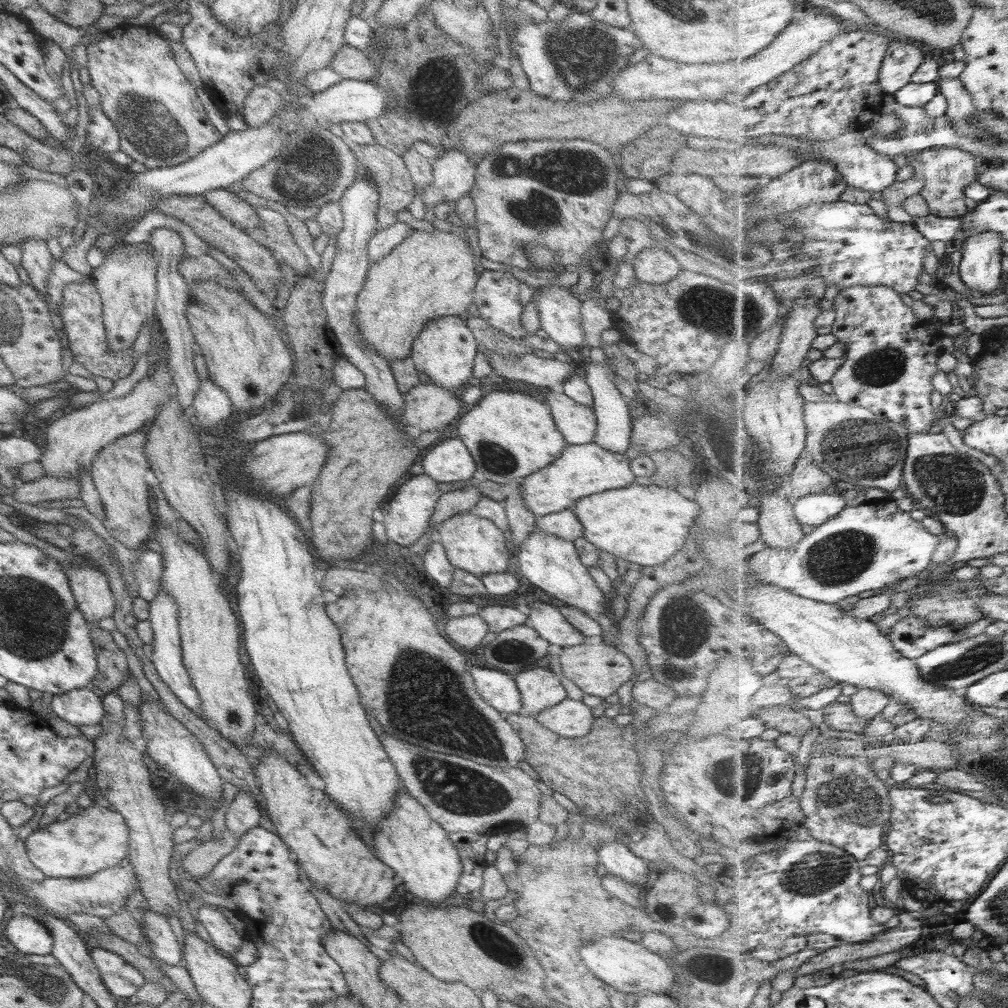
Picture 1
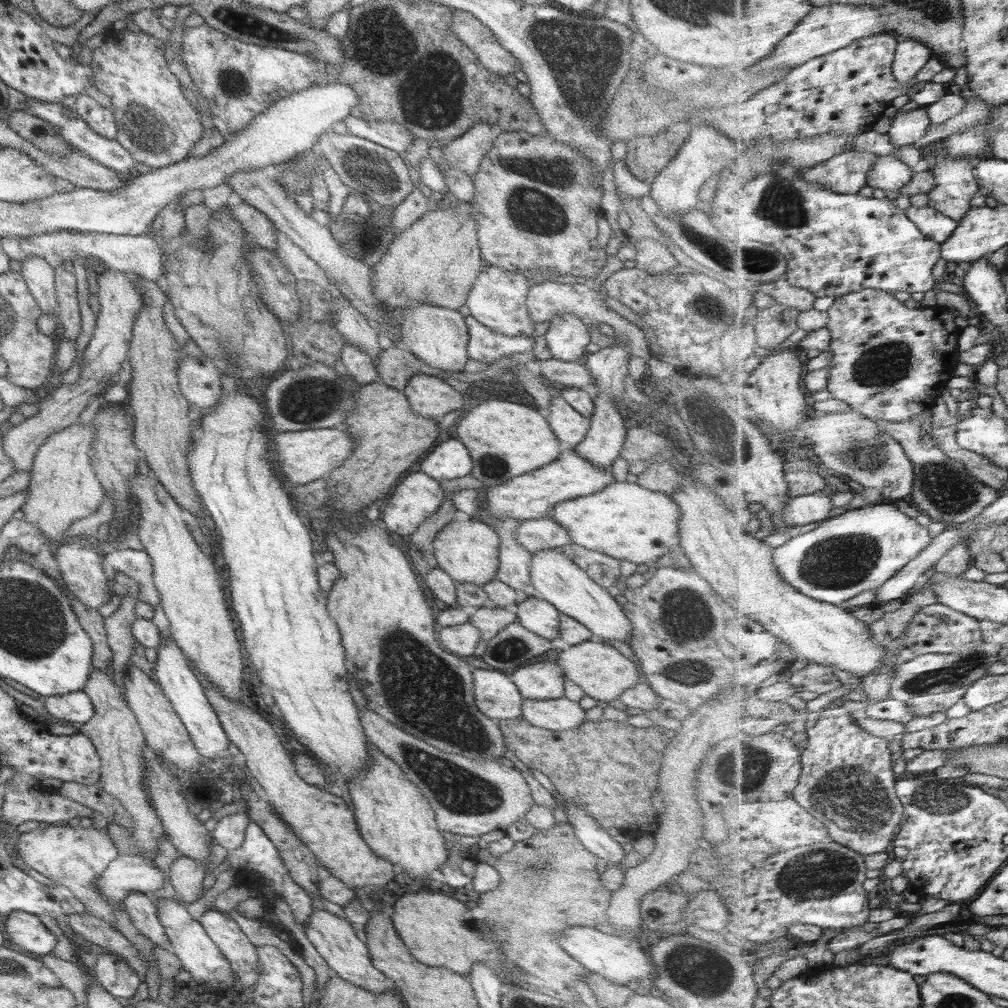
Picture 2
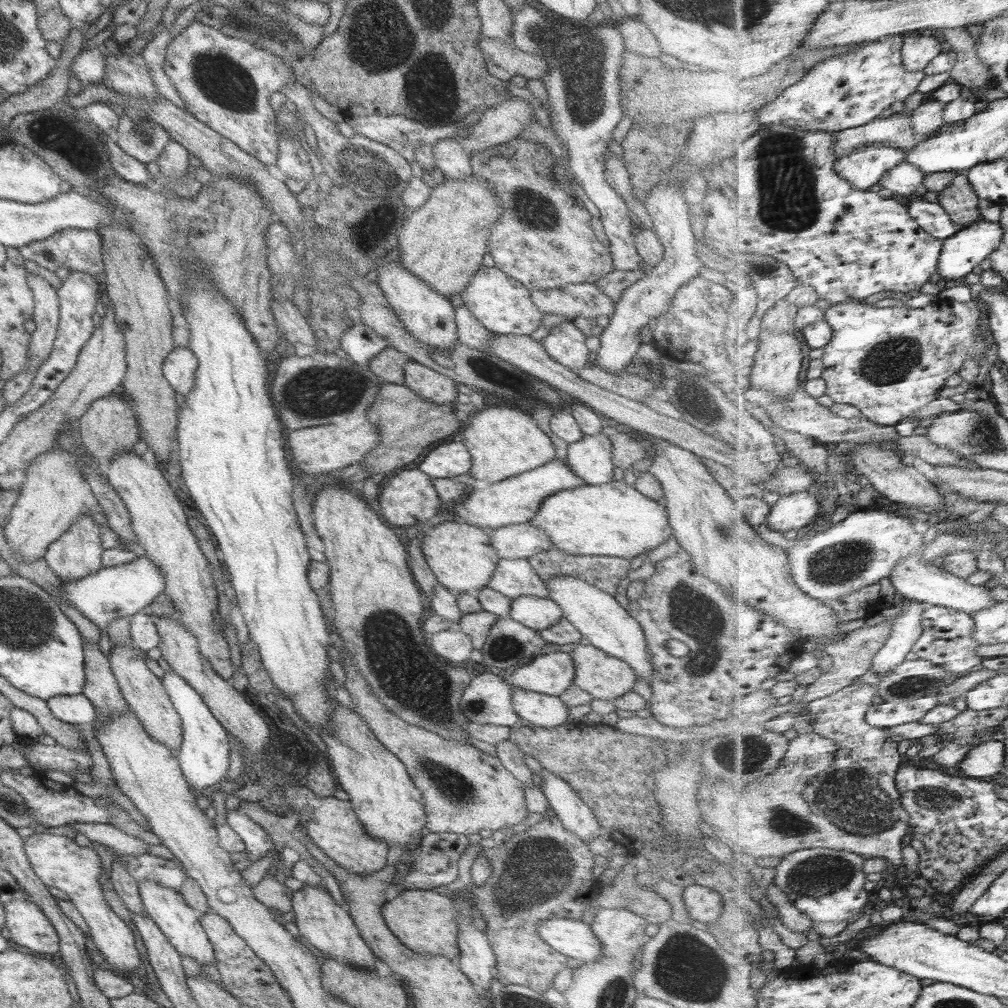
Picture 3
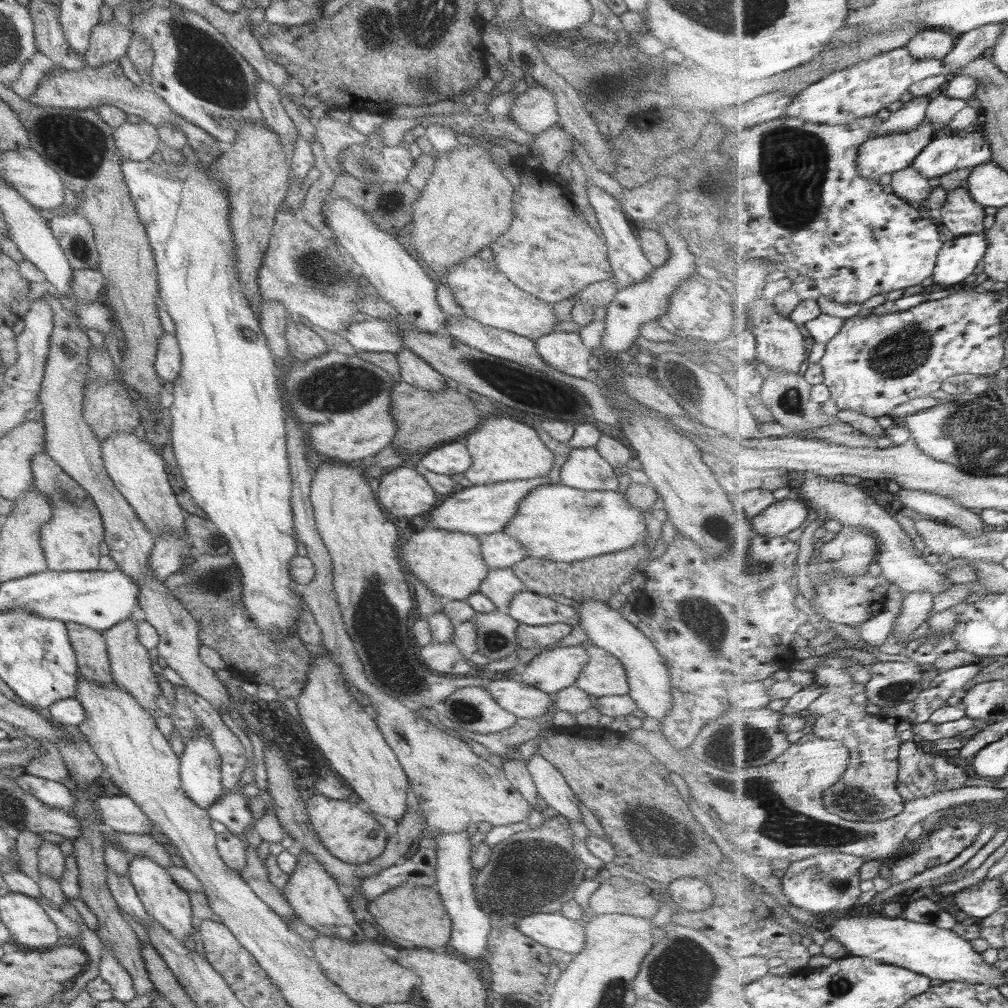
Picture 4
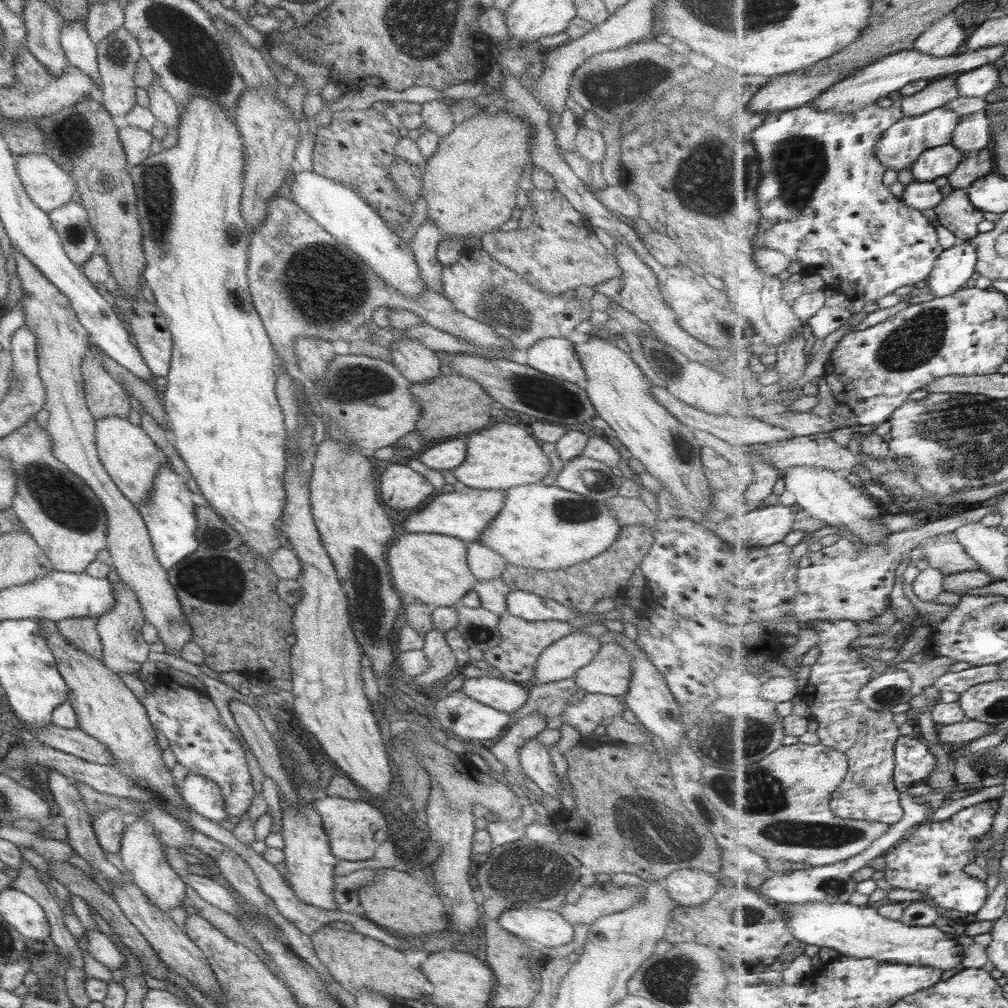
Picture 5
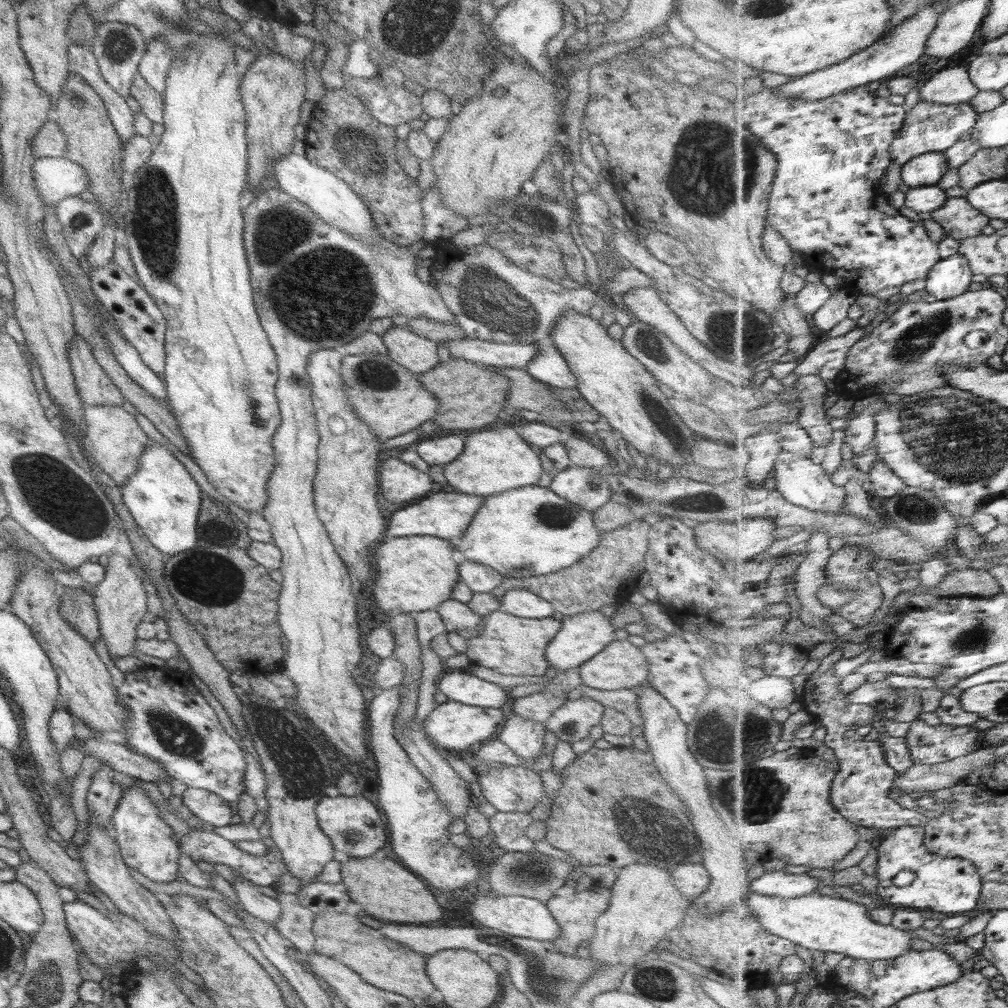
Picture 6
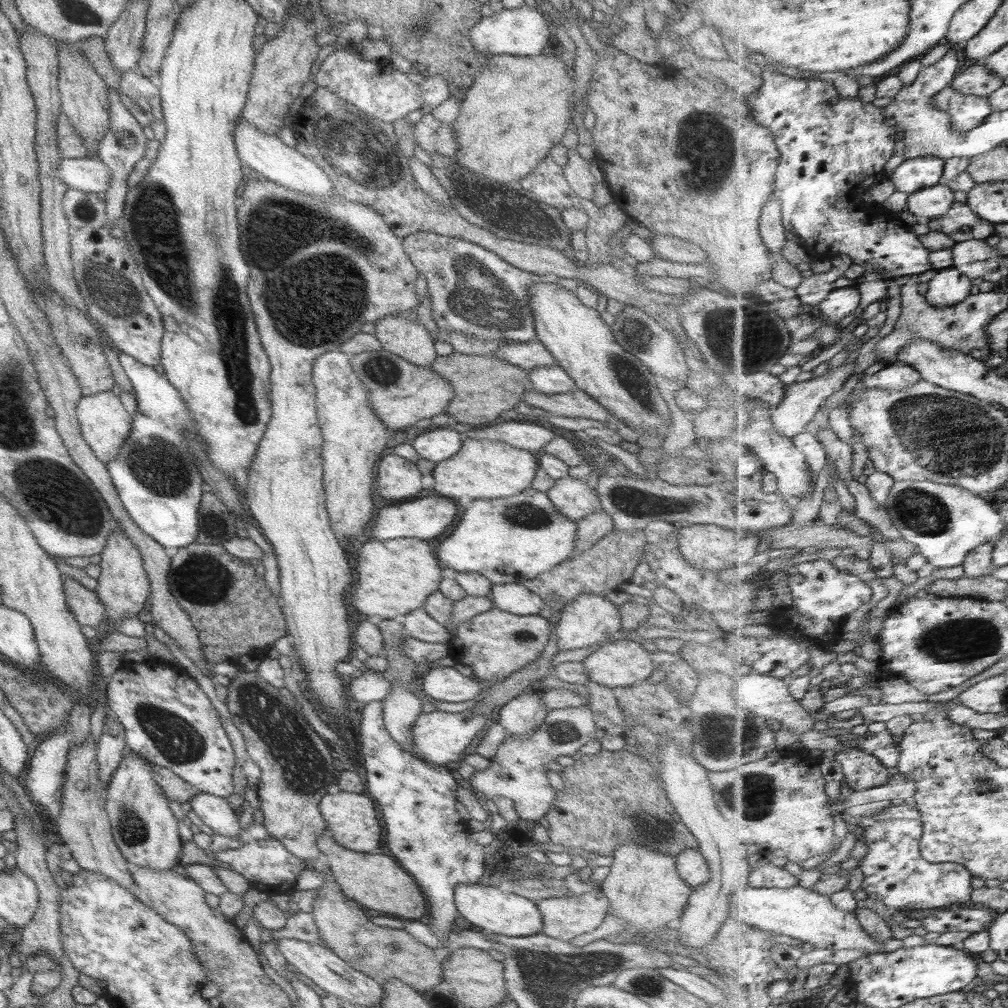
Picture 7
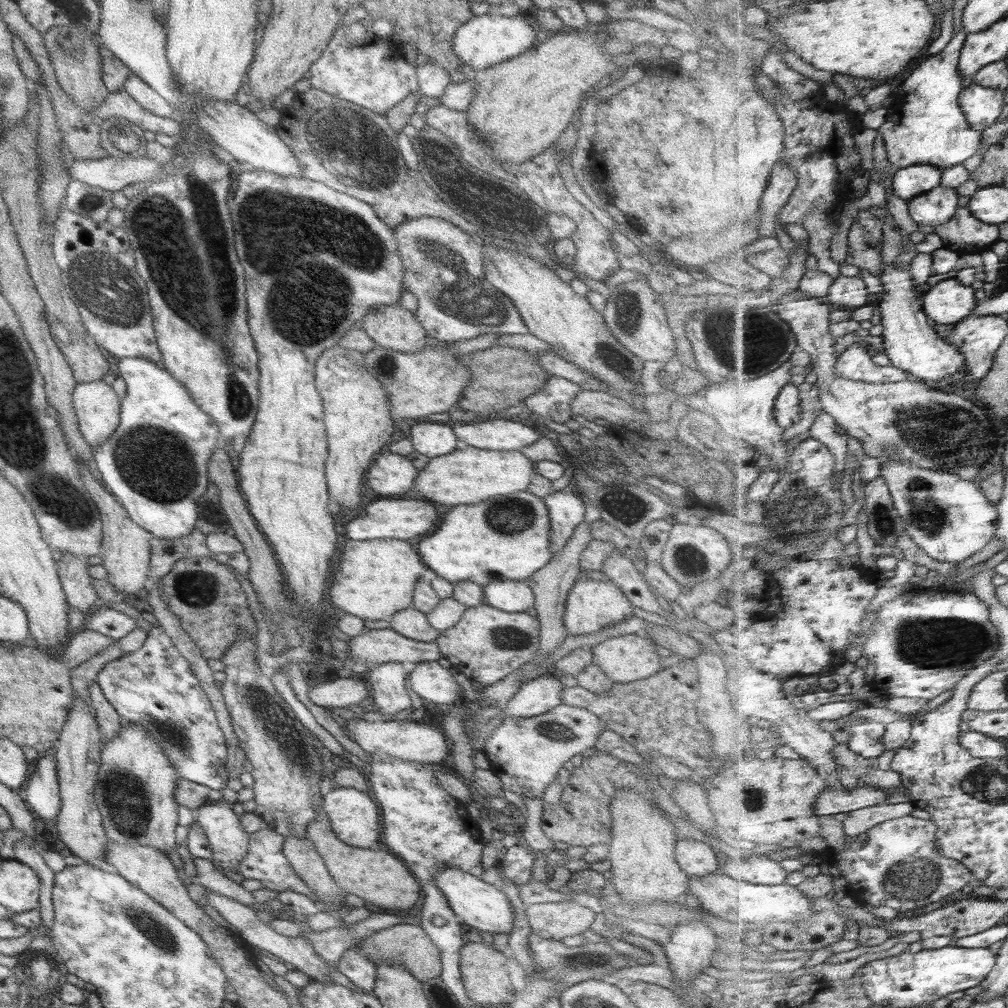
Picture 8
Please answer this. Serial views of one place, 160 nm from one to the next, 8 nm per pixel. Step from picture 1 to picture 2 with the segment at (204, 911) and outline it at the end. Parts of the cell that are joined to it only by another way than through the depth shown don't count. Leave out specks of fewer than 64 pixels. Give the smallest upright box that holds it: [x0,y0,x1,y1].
[198,909,259,991]

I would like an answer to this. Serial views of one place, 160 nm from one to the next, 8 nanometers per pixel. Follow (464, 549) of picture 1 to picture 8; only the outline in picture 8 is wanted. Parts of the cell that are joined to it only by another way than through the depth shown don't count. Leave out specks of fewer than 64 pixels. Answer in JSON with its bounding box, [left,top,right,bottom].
[328,539,426,620]

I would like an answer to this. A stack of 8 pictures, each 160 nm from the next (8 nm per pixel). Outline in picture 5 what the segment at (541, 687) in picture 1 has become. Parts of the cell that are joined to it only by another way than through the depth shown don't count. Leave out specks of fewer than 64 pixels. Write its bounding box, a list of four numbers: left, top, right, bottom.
[530,629,599,685]

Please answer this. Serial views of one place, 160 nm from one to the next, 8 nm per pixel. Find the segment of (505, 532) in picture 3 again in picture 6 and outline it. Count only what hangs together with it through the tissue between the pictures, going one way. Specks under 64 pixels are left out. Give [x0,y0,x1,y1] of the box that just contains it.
[457,560,503,593]

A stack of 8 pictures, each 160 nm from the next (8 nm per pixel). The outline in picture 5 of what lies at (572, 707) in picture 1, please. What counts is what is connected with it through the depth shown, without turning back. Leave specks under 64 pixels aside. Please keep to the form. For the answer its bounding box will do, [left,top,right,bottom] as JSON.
[459,675,529,715]

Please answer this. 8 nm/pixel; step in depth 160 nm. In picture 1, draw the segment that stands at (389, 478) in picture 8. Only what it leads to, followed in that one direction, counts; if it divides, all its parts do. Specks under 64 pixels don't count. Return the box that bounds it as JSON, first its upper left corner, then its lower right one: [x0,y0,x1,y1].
[379,474,440,548]

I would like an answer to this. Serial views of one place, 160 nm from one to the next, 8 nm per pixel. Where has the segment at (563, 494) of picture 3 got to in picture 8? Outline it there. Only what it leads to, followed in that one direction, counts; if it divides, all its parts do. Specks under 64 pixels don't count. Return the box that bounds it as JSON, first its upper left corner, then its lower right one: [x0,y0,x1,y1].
[416,491,552,587]

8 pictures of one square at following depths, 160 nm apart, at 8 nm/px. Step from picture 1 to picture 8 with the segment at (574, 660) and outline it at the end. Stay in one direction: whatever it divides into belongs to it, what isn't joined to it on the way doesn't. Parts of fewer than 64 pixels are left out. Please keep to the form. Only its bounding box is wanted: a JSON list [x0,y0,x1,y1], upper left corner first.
[590,634,661,684]

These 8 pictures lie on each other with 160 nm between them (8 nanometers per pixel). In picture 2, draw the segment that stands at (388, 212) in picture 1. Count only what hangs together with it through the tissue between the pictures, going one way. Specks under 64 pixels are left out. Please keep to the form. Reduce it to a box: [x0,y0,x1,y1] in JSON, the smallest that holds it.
[316,129,414,208]

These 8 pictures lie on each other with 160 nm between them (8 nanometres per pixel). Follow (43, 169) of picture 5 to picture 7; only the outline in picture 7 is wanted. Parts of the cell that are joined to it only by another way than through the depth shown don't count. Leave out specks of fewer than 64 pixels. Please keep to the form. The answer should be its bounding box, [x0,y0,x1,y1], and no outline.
[56,156,110,195]

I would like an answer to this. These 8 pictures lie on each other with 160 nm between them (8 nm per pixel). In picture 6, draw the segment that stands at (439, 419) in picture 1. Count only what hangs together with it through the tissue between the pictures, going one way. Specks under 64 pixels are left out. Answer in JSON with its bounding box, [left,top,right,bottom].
[380,325,439,374]

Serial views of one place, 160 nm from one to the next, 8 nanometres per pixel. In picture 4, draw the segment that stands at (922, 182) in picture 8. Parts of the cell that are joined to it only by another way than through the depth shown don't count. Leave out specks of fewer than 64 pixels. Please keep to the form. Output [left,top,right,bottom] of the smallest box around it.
[912,119,993,178]

